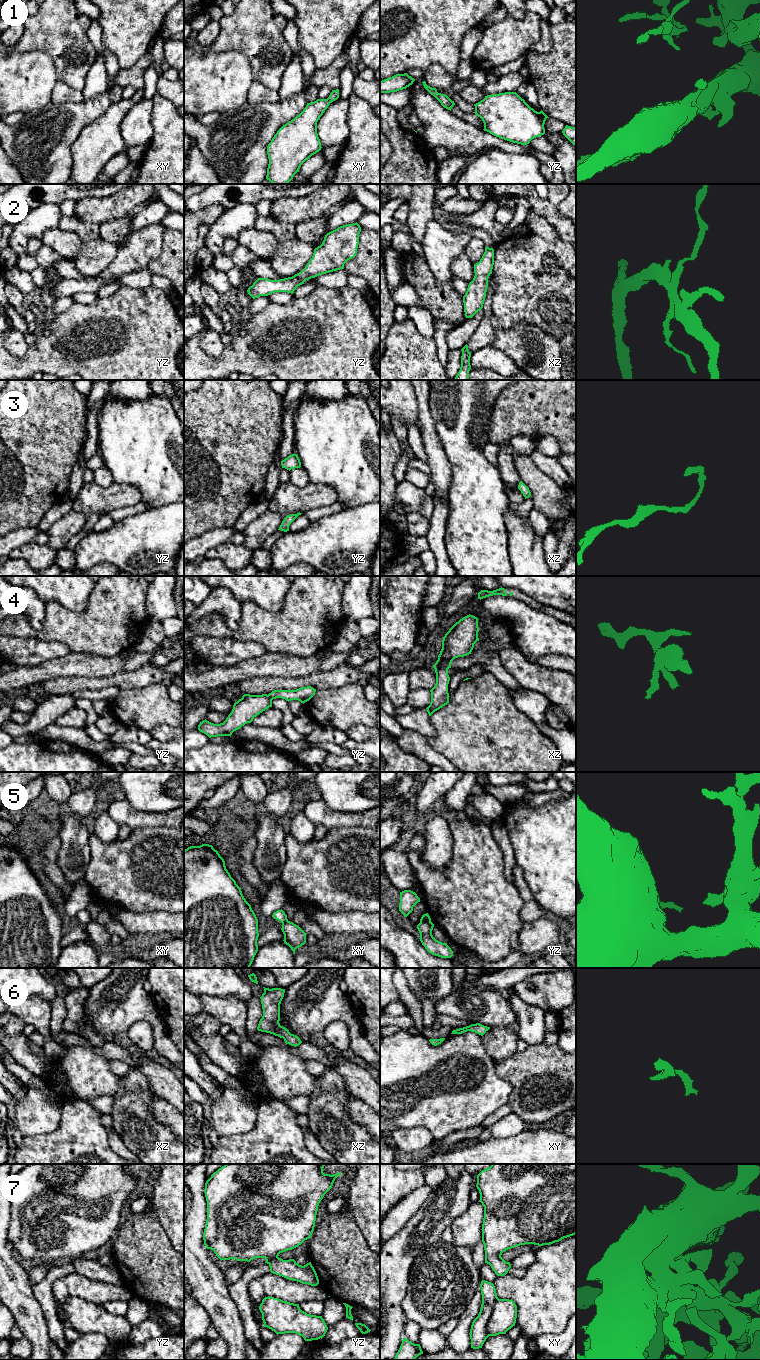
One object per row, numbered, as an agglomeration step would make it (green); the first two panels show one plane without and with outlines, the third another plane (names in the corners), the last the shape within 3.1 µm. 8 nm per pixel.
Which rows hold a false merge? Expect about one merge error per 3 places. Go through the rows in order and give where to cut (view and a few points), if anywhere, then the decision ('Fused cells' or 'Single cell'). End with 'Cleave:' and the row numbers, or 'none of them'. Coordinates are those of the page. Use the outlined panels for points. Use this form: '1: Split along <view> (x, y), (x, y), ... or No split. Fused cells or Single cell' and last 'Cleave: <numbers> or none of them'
1: No split. Single cell
2: No split. Single cell
3: No split. Single cell
4: Split along xz (438, 659), (452, 660). Fused cells
5: Split along yz (430, 920), (420, 922). Fused cells
6: No split. Single cell
7: No split. Single cell
Cleave: 4, 5

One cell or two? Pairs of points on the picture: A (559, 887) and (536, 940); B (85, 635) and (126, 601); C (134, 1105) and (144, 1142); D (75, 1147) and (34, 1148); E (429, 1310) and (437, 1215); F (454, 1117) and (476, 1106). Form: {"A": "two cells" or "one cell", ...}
{"A": "two cells", "B": "one cell", "C": "one cell", "D": "one cell", "E": "two cells", "F": "one cell"}

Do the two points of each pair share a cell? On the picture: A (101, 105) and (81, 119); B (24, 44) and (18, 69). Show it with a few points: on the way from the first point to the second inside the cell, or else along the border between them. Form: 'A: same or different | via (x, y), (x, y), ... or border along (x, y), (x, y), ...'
A: same | via (96, 106), (86, 114)
B: different | border along (13, 47), (17, 51), (43, 50), (45, 52)

